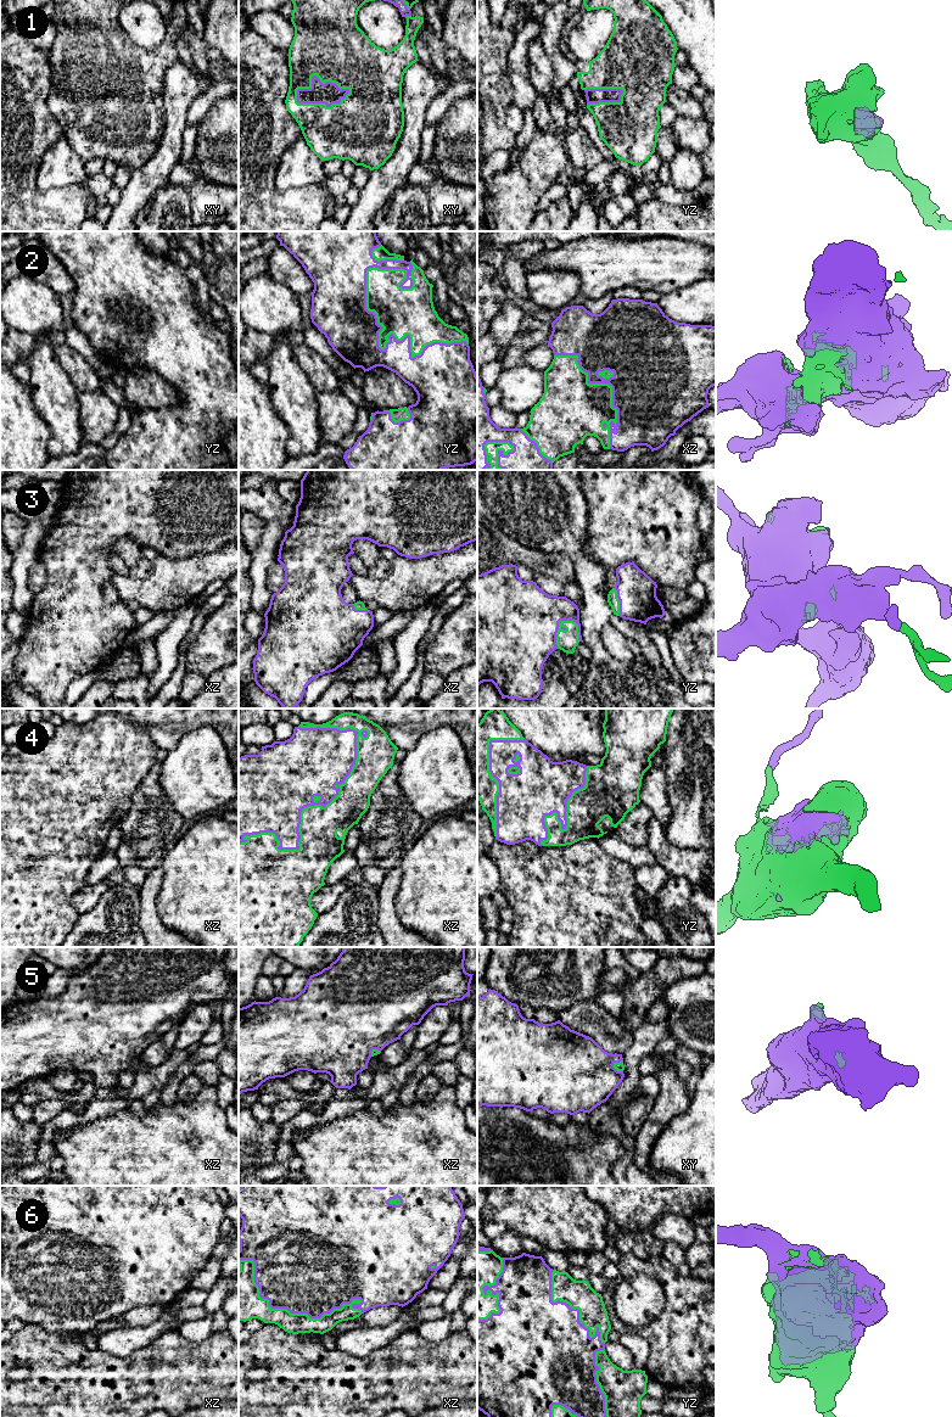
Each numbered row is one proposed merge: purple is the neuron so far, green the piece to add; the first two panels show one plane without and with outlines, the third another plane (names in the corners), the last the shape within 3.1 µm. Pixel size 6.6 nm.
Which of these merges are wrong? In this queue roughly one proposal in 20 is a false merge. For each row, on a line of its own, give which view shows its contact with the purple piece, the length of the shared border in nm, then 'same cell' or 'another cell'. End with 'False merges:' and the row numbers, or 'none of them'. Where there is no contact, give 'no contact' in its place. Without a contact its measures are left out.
1: xy | 360 nm | same cell
2: yz | 800 nm | same cell
3: yz | 220 nm | same cell
4: xz | 1050 nm | same cell
5: xy | 90 nm | same cell
6: xz | 900 nm | same cell
False merges: none of them

